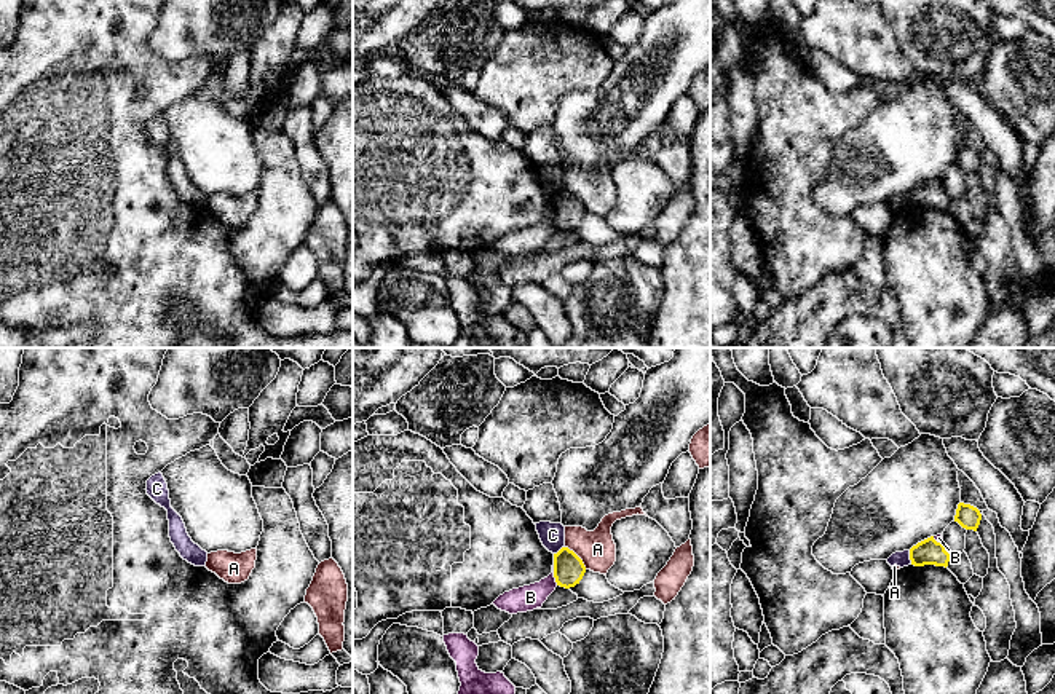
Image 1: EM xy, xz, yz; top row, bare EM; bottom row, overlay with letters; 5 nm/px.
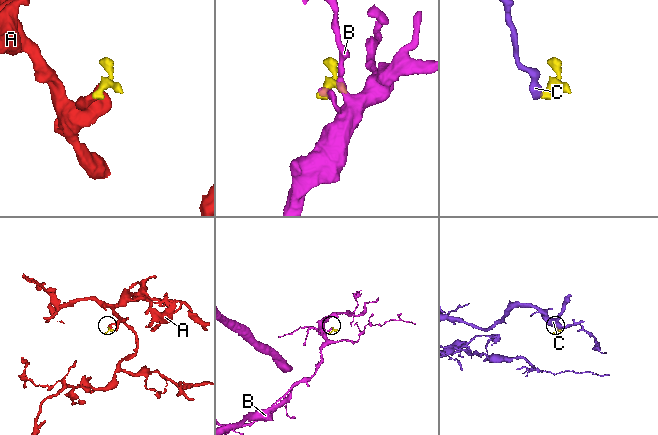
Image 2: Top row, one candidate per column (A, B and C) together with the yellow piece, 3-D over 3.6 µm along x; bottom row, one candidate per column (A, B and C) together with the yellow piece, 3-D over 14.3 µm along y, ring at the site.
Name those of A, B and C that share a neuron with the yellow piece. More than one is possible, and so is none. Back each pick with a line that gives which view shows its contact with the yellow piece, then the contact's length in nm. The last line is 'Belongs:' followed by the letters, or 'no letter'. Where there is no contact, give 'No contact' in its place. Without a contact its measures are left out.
Belongs: no letter

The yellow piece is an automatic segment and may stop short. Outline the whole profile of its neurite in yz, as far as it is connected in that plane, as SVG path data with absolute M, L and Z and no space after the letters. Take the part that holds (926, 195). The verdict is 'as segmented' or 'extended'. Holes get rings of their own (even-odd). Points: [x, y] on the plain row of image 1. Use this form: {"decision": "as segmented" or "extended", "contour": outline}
{"decision": "as segmented", "contour": "M931 179L910 191L910 203L915 209L935 207L946 211L950 196L942 185L937 185L934 179Z"}

